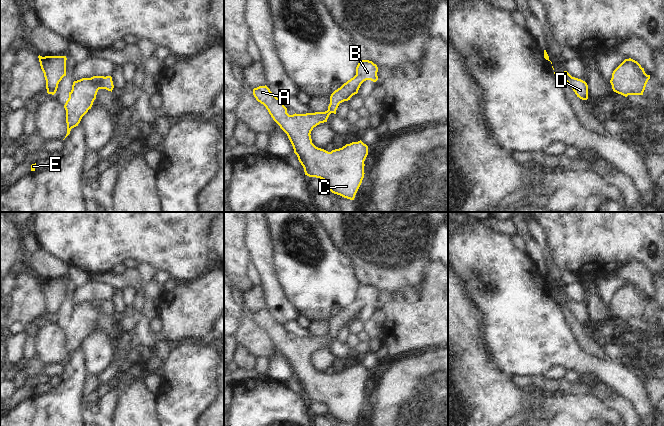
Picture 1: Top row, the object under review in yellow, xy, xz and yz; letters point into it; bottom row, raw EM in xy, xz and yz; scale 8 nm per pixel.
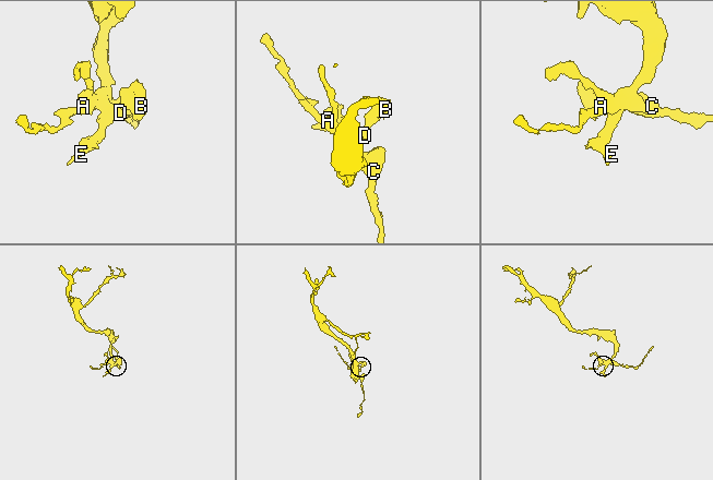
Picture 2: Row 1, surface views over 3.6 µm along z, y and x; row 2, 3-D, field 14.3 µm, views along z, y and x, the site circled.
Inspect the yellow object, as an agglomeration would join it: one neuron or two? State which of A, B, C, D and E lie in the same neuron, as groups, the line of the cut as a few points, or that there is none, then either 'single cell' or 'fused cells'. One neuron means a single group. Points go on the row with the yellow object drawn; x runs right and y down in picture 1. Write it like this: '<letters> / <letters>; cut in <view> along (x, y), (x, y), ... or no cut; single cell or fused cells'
A B C D E; no cut; single cell

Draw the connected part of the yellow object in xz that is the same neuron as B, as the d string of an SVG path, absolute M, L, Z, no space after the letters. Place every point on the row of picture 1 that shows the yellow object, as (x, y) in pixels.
M359 60L356 75L331 94L325 112L289 115L282 100L266 85L253 89L256 100L266 107L273 120L287 134L305 175L324 180L328 190L350 200L354 200L364 178L368 146L360 140L328 152L316 147L310 134L314 127L327 122L331 113L336 114L340 103L357 94L364 81L376 82L377 72L378 67L372 61Z

